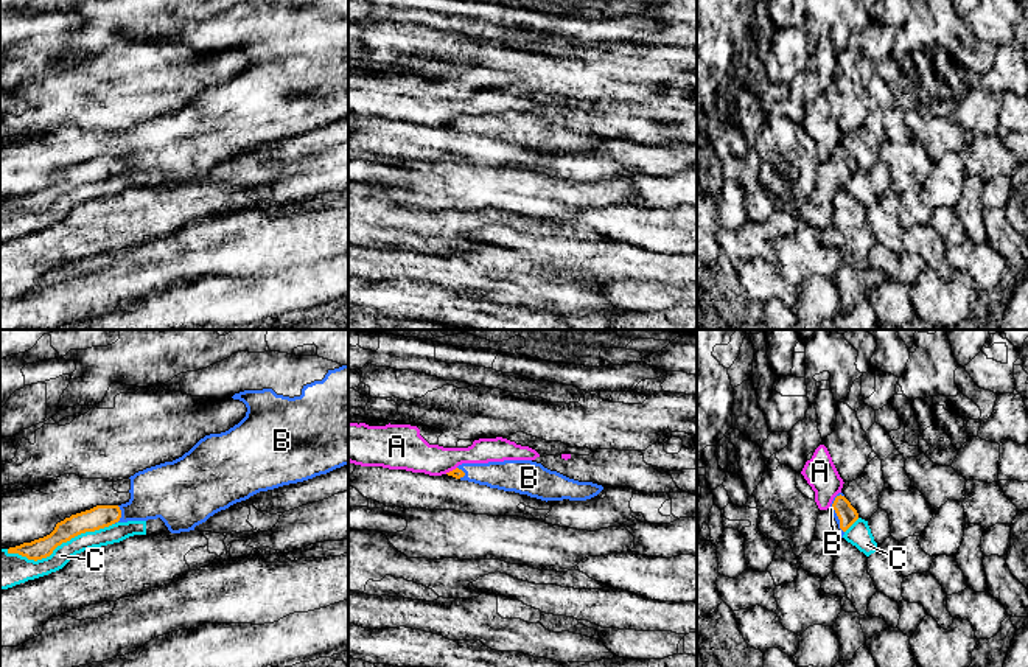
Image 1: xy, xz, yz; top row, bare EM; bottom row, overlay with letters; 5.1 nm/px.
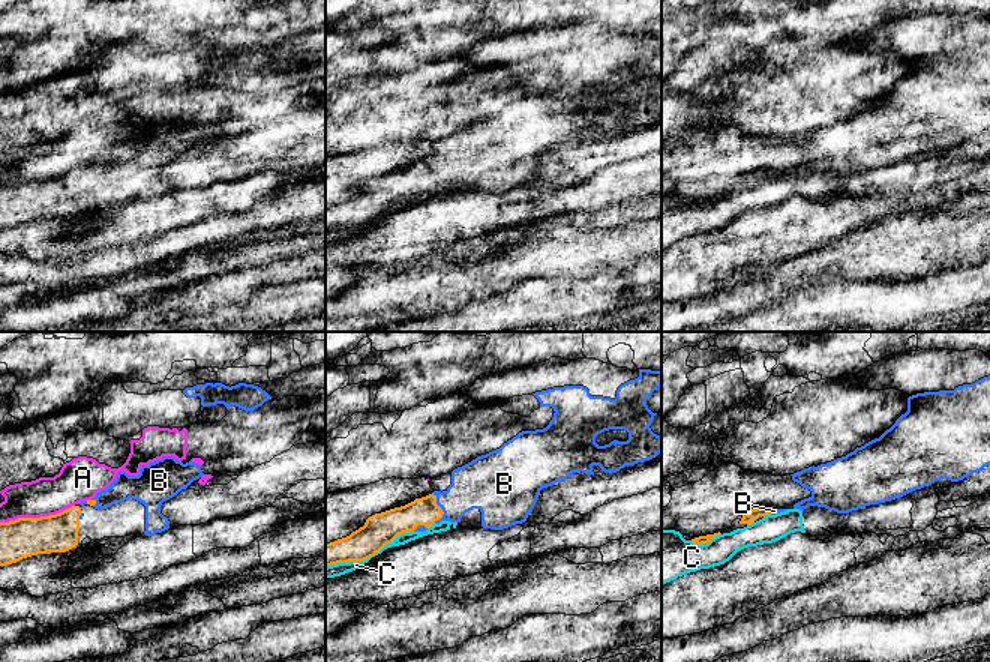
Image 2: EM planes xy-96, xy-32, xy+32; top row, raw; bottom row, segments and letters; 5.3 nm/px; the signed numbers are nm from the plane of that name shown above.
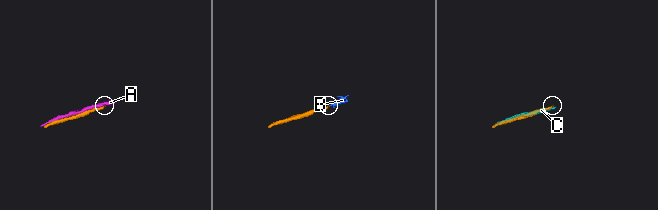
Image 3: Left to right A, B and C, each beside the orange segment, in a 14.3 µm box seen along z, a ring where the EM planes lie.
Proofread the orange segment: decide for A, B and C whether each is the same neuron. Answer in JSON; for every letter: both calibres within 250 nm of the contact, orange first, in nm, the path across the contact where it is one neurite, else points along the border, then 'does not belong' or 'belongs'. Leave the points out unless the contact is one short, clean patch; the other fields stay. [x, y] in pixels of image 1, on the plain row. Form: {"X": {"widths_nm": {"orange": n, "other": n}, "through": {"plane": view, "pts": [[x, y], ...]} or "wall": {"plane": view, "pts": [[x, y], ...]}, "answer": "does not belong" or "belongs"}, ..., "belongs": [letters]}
{"A": {"widths_nm": {"orange": 50, "other": 200}, "answer": "does not belong"}, "B": {"widths_nm": {"orange": 120, "other": 280}, "through": {"plane": "xy", "pts": [[100, 168], [120, 167], [139, 160], [162, 143]]}, "answer": "belongs"}, "C": {"widths_nm": {"orange": 120, "other": 140}, "answer": "does not belong"}, "belongs": ["B"]}

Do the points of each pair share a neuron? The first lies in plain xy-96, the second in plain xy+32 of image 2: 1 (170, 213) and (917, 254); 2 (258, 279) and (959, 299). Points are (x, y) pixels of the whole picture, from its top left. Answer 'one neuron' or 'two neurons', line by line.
1: two neurons
2: one neuron

